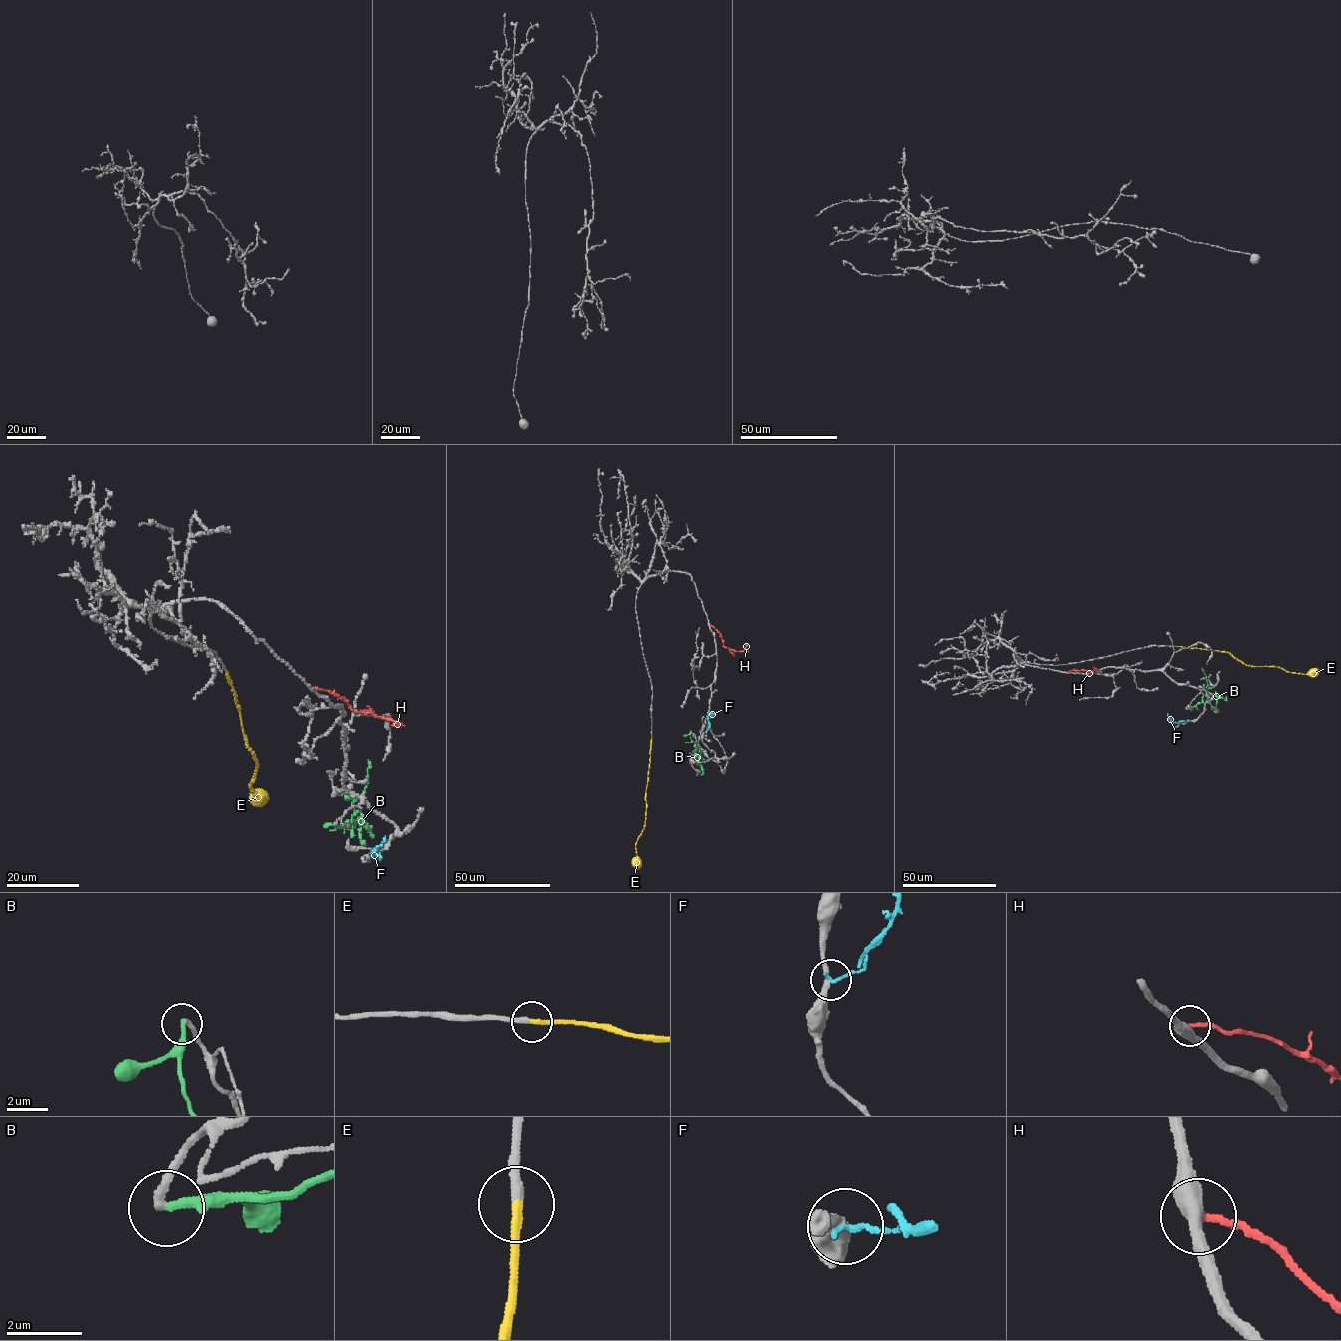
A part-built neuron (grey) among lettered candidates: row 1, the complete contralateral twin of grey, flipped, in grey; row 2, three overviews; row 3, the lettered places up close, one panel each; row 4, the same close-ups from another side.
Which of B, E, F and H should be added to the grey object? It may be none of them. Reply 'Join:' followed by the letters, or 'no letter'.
Join: E

